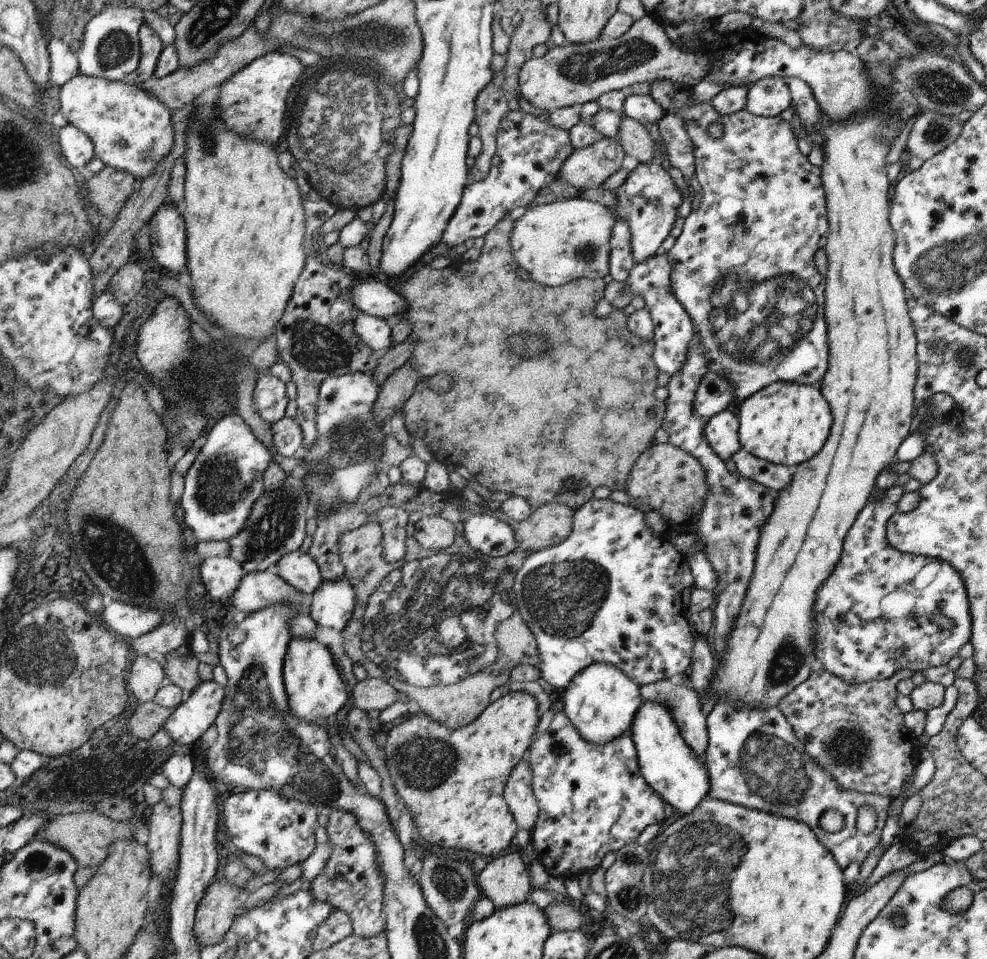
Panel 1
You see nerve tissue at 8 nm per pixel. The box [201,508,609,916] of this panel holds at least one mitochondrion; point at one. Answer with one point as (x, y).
(390, 636)

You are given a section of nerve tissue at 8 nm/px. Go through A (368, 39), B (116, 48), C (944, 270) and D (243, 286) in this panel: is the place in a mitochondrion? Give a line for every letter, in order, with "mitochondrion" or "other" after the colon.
A: mitochondrion
B: mitochondrion
C: mitochondrion
D: other

